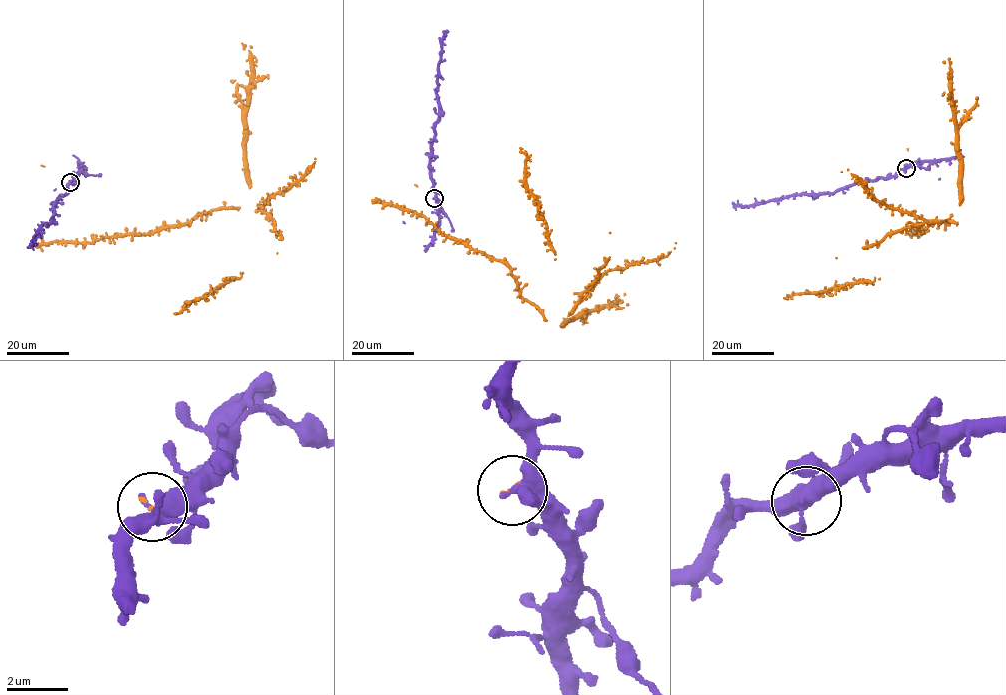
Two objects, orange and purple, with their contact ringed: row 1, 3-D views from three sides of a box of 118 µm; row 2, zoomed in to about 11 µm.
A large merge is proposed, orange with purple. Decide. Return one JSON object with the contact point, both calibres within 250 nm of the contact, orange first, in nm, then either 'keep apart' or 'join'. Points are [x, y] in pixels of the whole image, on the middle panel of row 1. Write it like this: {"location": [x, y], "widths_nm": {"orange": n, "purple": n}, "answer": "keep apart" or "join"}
{"location": [434, 198], "widths_nm": {"orange": 70, "purple": 440}, "answer": "keep apart"}

